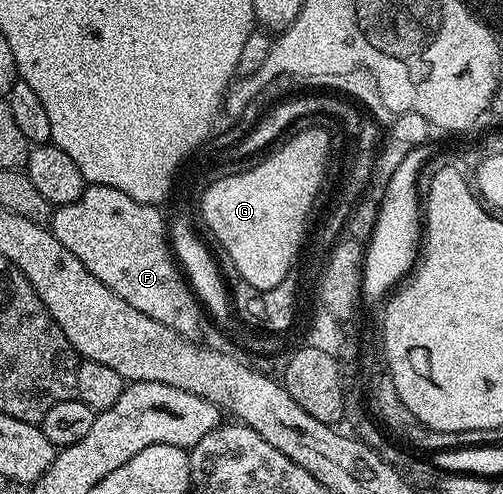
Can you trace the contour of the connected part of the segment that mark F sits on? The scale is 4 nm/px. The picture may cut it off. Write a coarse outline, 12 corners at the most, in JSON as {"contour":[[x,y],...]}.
{"contour":[[88,184],[50,229],[158,324],[202,306],[156,206]]}

